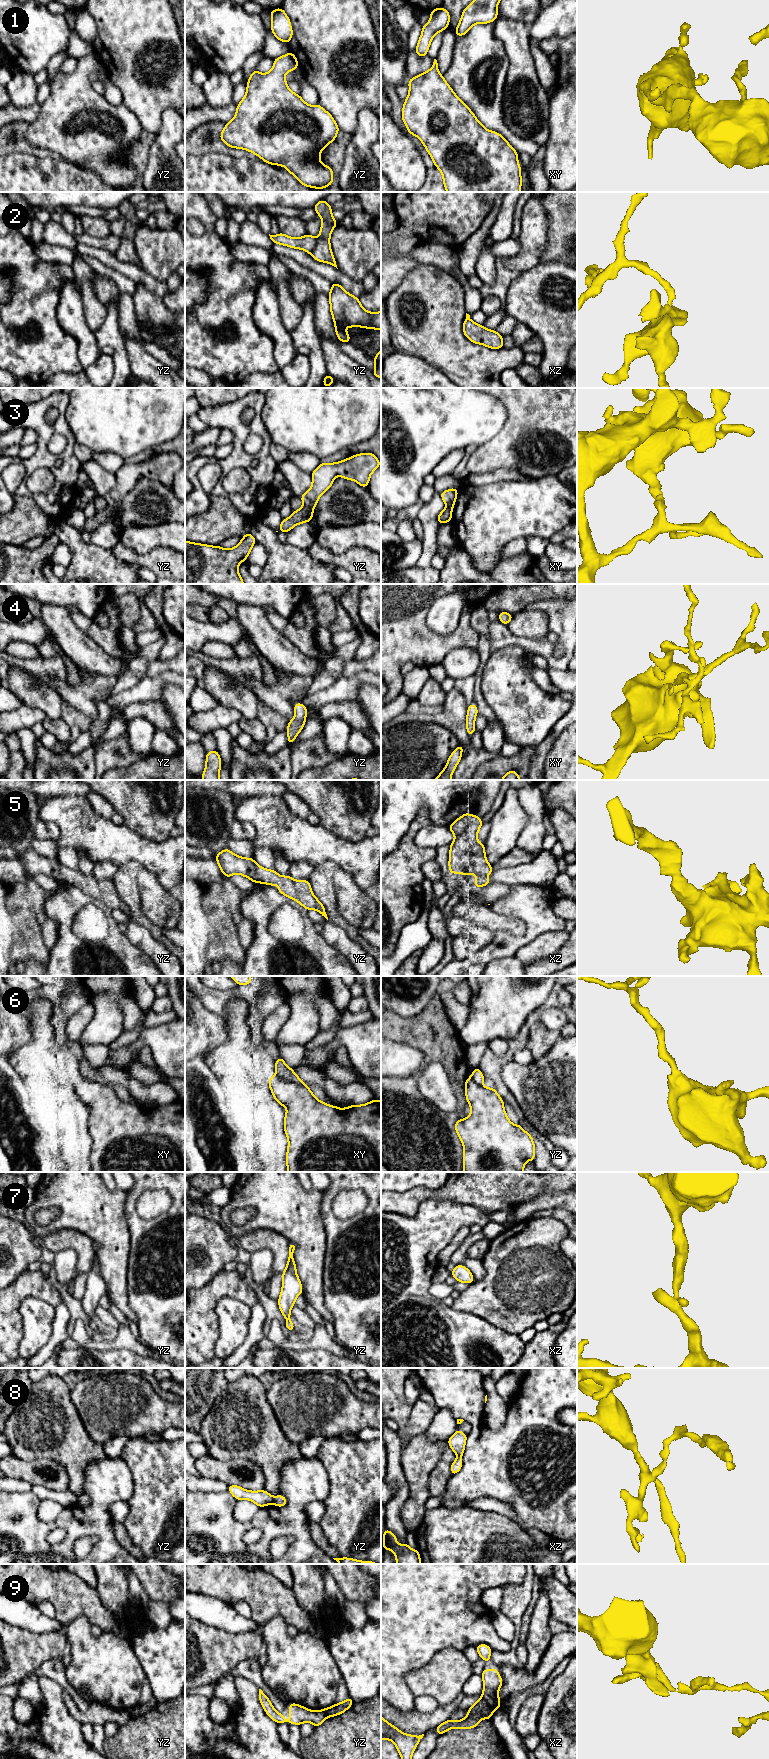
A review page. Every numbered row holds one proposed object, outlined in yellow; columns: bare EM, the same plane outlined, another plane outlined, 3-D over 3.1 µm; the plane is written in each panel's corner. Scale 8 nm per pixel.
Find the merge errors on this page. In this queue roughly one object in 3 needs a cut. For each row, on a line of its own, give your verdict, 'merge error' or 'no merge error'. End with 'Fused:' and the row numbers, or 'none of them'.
1: no merge error
2: merge error
3: merge error
4: no merge error
5: no merge error
6: merge error
7: no merge error
8: merge error
9: merge error
Fused: 2, 3, 6, 8, 9

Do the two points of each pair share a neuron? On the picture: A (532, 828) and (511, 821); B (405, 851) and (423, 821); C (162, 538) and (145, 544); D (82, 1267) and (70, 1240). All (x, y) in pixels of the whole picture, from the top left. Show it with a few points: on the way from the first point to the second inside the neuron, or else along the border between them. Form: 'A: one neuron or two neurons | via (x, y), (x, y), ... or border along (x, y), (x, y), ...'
A: two neurons | border along (519, 802), (527, 816), (527, 823), (515, 846)
B: one neuron | via (407, 843), (408, 837), (415, 827)
C: one neuron | via (158, 538), (151, 538), (149, 540)
D: one neuron | via (82, 1260), (82, 1252), (77, 1247)

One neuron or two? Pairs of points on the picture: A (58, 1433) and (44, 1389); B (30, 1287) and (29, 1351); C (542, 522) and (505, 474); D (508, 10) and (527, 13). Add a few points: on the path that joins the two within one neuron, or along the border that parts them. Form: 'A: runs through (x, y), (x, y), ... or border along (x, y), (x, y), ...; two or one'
A: runs through (47, 1422), (46, 1400); one
B: border along (52, 1305), (39, 1298), (26, 1296), (18, 1310); two
C: border along (529, 478), (486, 484); two
D: runs through (513, 10), (522, 10); one

